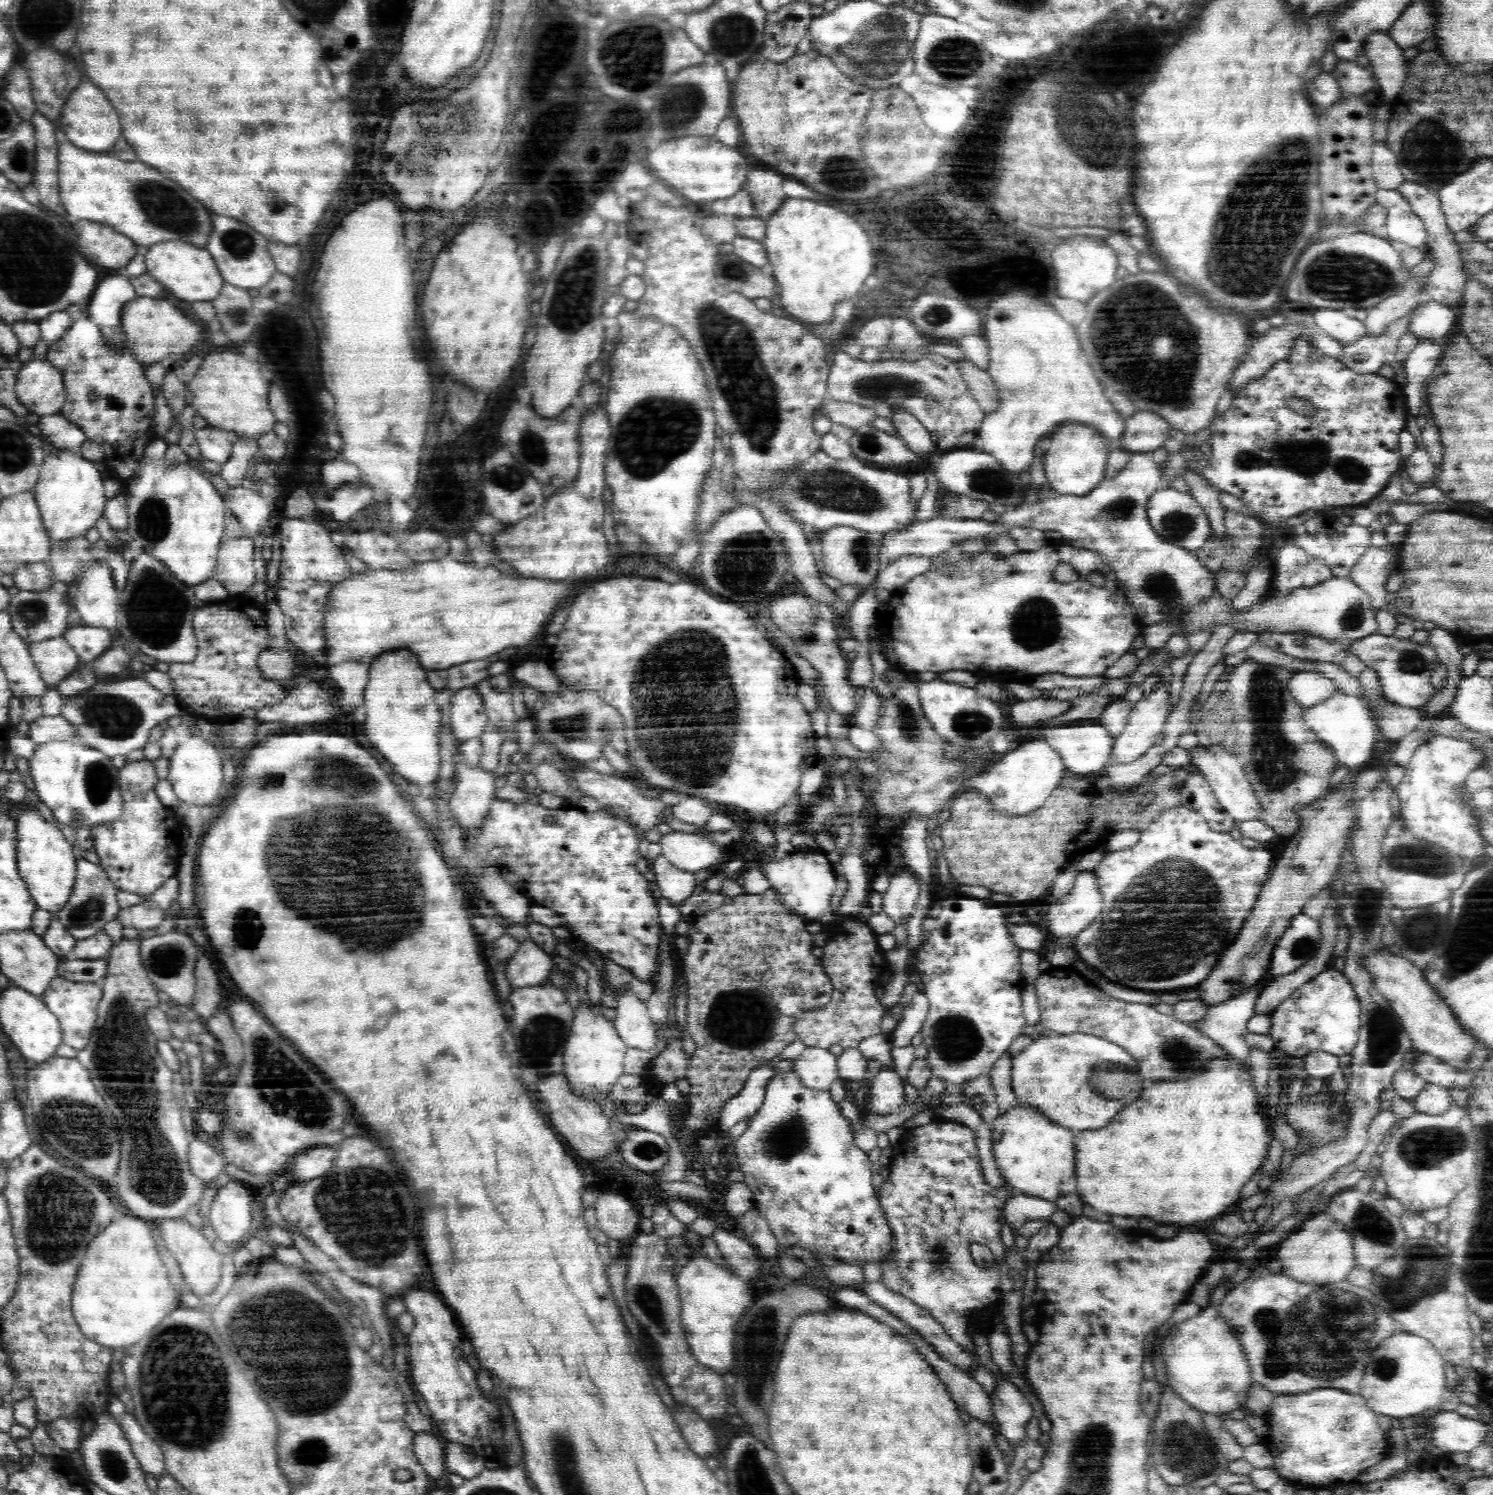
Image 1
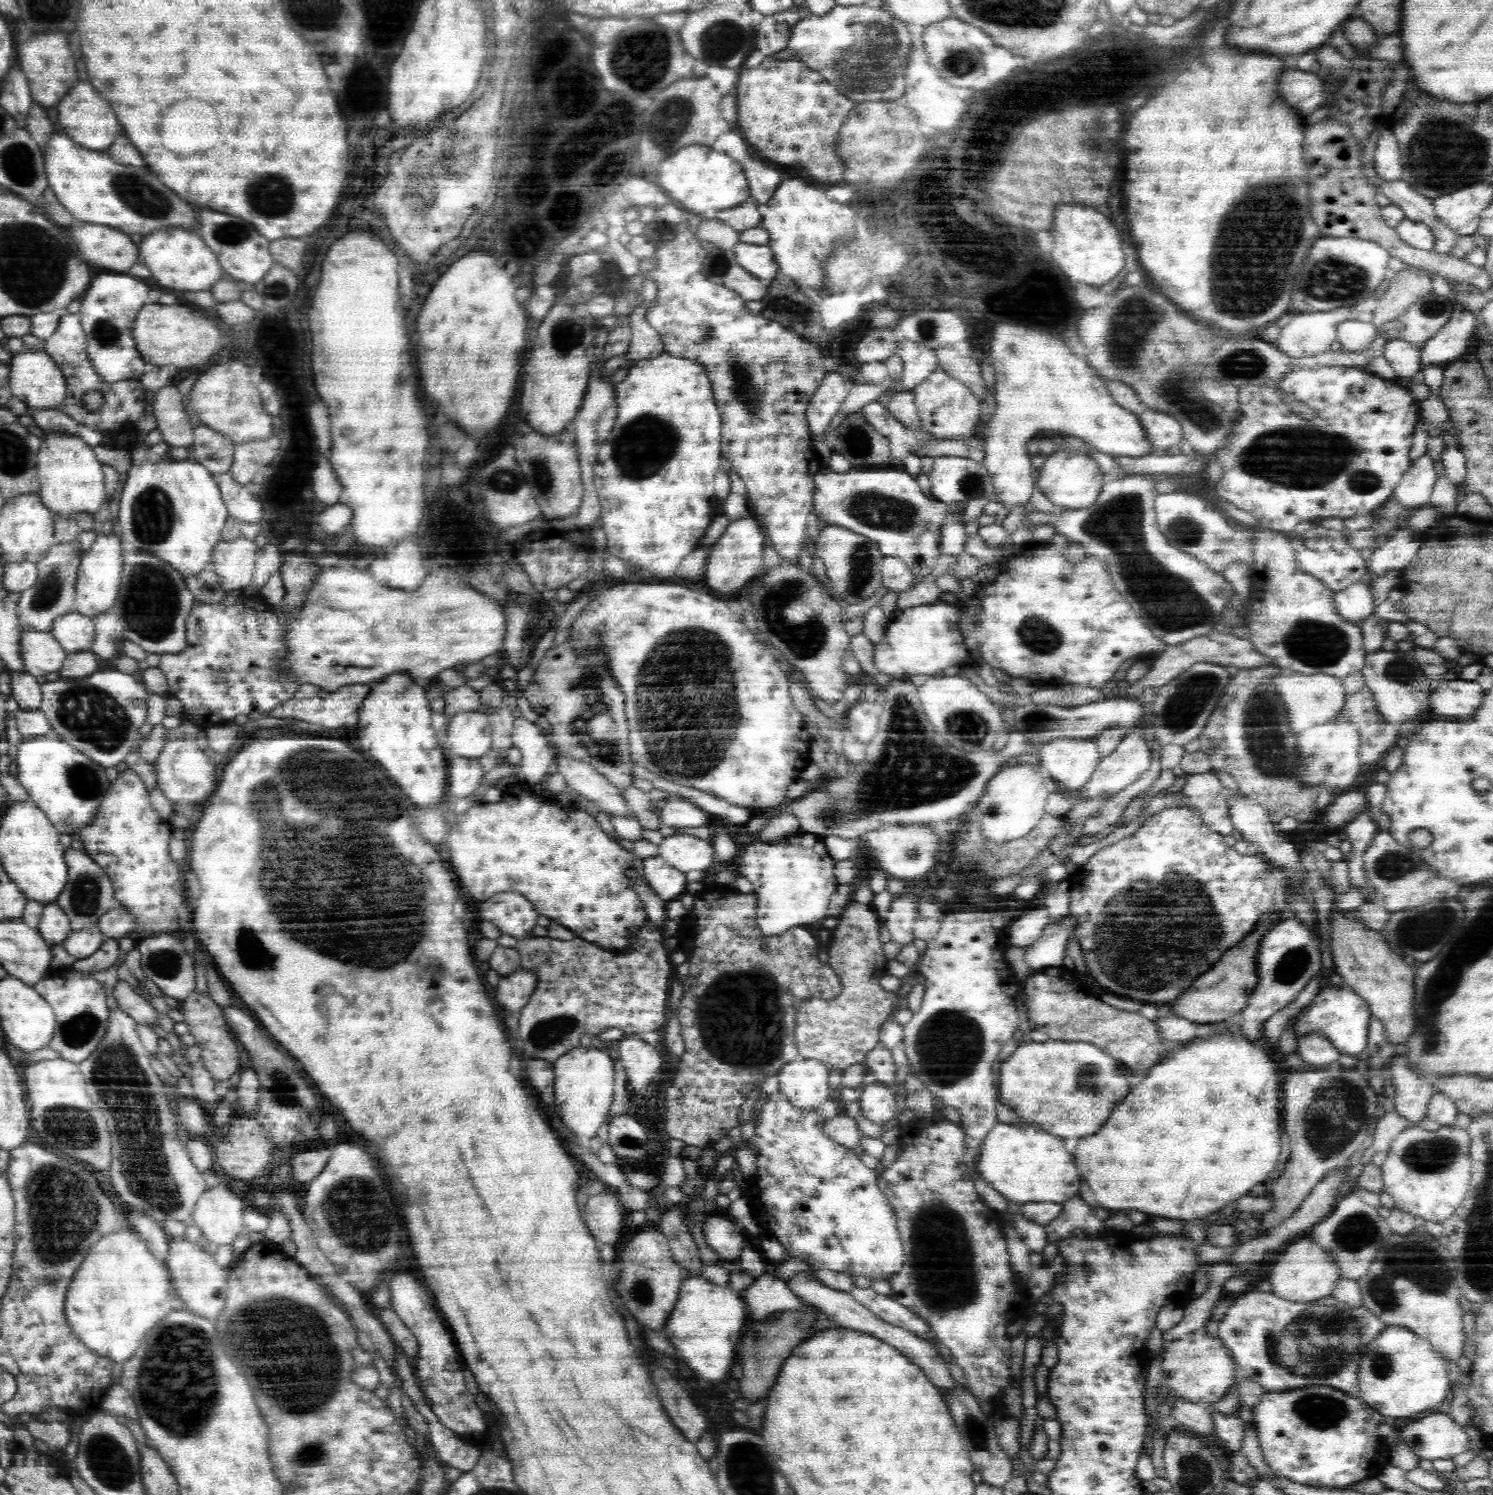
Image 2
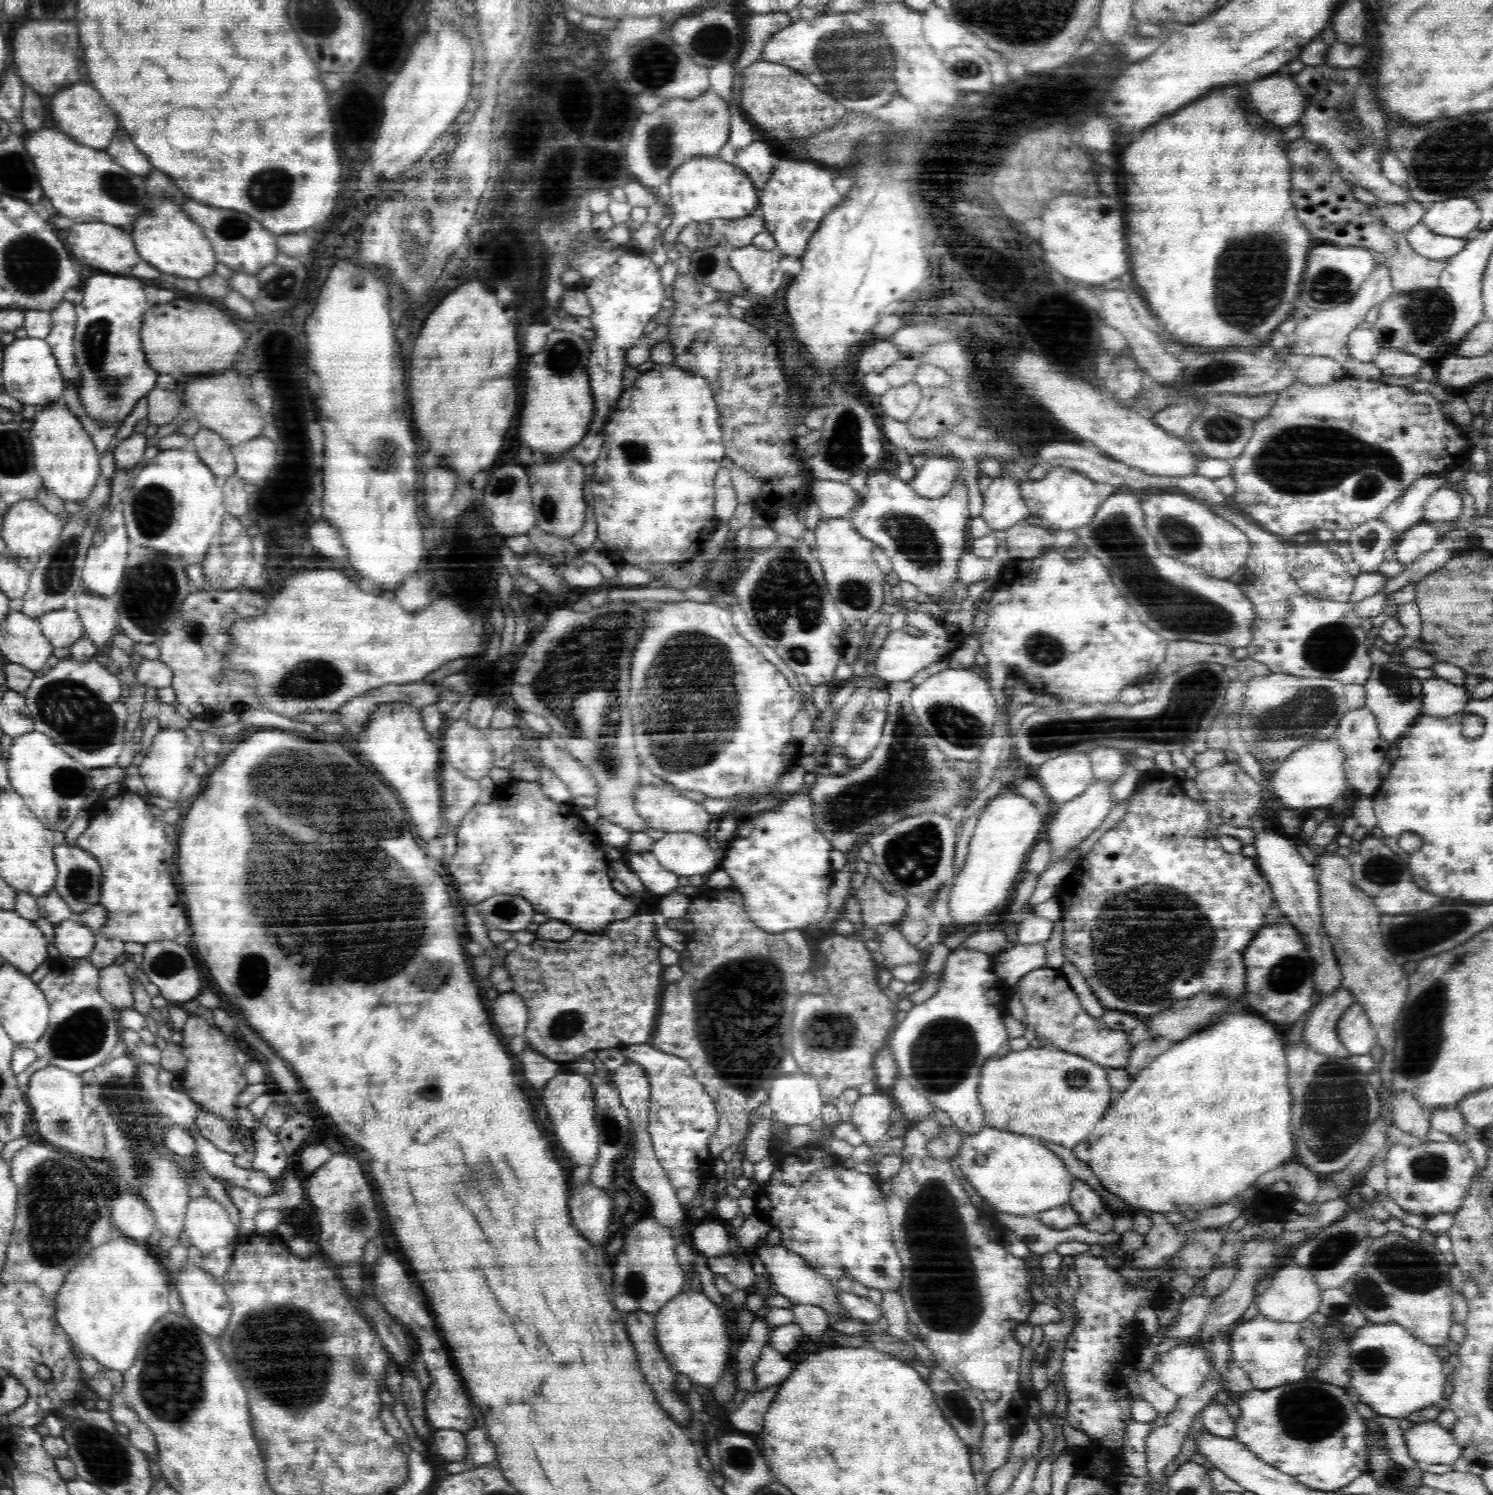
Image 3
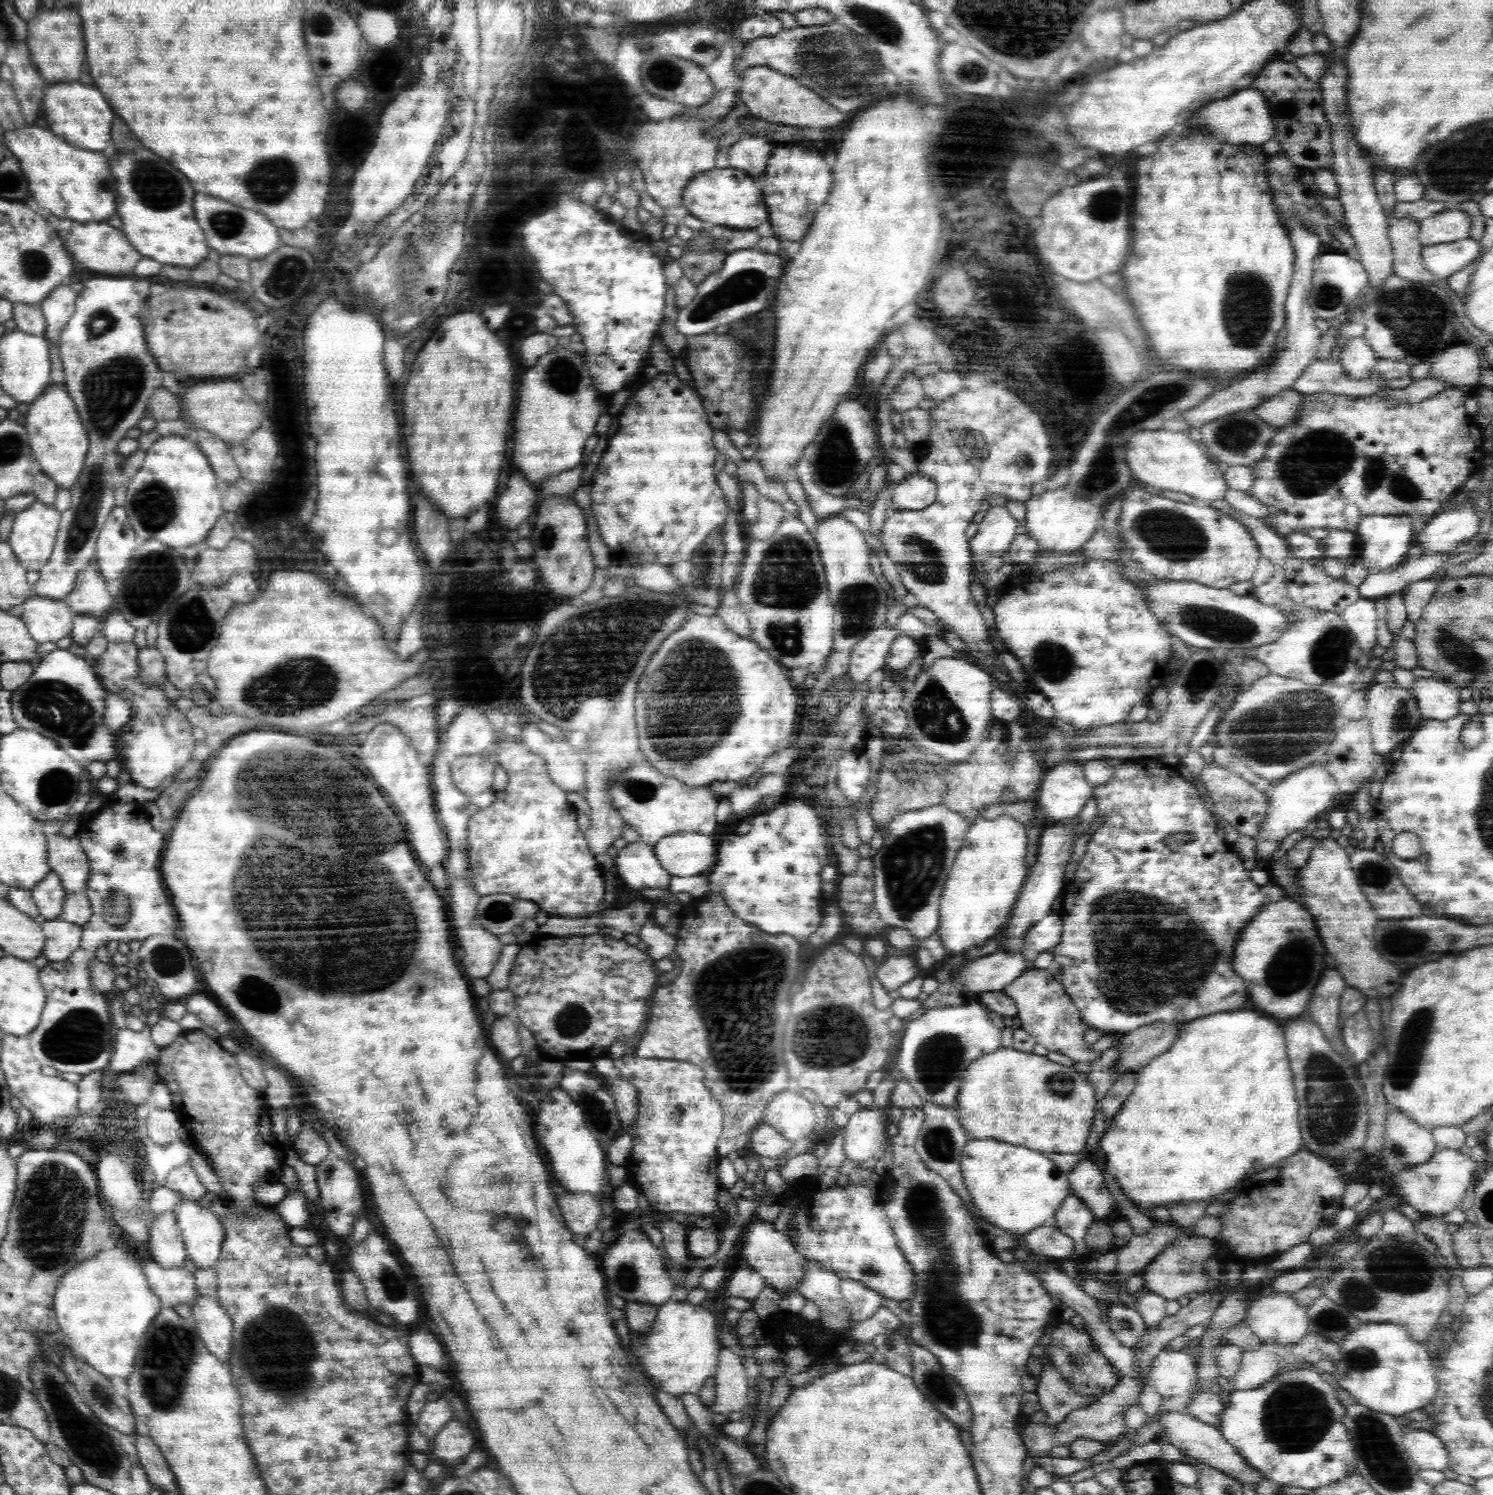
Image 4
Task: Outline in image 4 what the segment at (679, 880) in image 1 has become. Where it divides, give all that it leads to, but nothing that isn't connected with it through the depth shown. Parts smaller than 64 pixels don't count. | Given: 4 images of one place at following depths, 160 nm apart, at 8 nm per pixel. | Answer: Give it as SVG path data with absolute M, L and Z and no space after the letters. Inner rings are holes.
M636 841L628 843L614 858L615 876L632 890L668 888L671 874L660 864L652 845Z

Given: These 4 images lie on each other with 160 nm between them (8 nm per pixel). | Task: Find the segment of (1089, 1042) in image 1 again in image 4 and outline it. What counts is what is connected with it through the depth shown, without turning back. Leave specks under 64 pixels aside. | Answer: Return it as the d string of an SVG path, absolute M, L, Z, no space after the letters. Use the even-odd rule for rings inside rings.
M1014 1047L998 1050L974 1060L964 1072L954 1108L958 1122L970 1140L996 1139L1016 1146L1027 1146L1038 1152L1077 1153L1084 1151L1090 1136L1092 1122L1098 1103L1084 1070L1077 1066L1062 1066L1050 1062L1033 1052L1022 1052Z

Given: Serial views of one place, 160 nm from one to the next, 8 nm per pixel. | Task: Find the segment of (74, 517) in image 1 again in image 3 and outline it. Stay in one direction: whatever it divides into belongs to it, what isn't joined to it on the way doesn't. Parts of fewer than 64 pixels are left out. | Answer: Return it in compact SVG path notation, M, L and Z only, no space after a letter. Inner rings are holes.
M56 402L40 408L32 419L29 439L33 448L35 470L42 477L45 489L64 502L80 502L91 495L100 476L100 455L90 434L68 407Z

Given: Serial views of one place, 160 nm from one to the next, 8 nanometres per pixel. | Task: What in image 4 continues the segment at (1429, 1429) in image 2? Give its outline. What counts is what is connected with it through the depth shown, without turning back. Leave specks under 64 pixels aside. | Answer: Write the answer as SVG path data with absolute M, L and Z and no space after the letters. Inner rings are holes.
M1412 1430L1403 1436L1408 1456L1420 1470L1444 1471L1449 1463L1448 1450L1432 1430Z

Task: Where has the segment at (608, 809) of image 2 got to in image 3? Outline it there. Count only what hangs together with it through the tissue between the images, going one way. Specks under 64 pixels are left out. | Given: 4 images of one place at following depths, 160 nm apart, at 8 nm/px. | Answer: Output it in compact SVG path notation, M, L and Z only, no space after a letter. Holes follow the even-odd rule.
M538 740L535 743L539 747L541 762L570 789L573 797L596 796L597 782L590 770L574 760L566 750L556 748L550 740Z

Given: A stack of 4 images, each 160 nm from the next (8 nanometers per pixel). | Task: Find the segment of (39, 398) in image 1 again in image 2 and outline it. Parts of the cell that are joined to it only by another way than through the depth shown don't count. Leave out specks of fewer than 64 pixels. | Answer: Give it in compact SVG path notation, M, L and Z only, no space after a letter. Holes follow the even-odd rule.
M24 348L13 354L9 362L9 387L12 394L19 398L30 410L54 409L62 405L67 395L67 384L56 361L40 348Z

